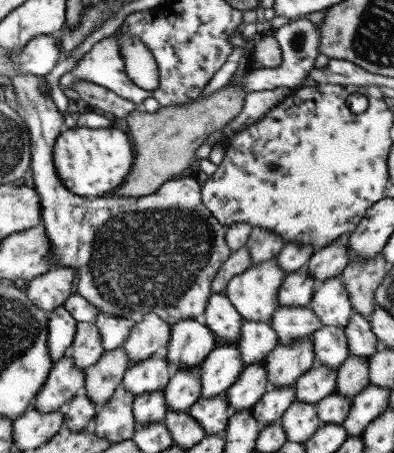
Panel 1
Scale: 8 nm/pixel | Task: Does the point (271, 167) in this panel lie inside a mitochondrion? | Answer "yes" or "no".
yes

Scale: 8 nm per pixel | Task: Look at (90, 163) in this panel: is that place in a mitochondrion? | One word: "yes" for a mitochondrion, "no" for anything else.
no

